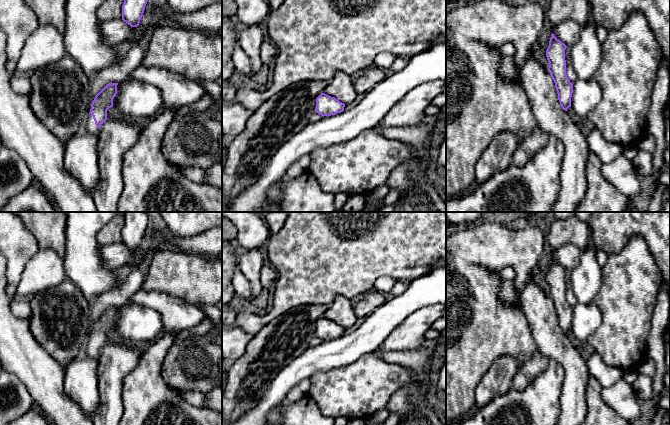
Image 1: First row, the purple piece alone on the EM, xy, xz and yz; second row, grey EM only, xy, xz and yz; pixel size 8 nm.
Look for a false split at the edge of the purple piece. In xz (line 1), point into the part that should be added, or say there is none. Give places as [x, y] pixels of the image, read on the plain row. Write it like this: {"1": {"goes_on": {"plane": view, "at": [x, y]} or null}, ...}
{"1": {"goes_on": null}}

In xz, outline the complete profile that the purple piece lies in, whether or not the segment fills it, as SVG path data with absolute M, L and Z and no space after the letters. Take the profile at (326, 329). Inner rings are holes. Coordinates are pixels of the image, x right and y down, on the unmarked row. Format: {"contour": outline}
{"contour": "M325 317L316 322L315 336L321 340L331 340L344 335L345 328Z"}

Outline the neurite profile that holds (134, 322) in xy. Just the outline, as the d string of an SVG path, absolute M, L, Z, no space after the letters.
M128 303L118 307L113 331L117 332L122 339L134 342L149 342L160 333L165 333L159 312Z

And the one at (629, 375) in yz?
M636 369L622 370L622 378L630 385L633 384L637 374Z

